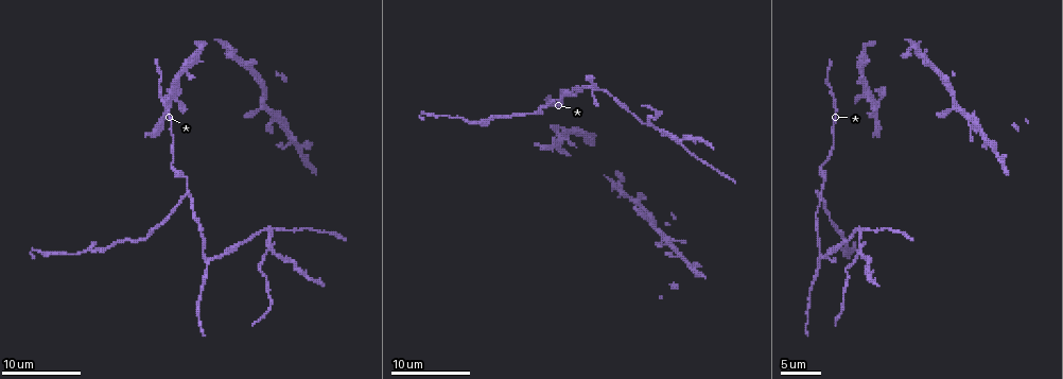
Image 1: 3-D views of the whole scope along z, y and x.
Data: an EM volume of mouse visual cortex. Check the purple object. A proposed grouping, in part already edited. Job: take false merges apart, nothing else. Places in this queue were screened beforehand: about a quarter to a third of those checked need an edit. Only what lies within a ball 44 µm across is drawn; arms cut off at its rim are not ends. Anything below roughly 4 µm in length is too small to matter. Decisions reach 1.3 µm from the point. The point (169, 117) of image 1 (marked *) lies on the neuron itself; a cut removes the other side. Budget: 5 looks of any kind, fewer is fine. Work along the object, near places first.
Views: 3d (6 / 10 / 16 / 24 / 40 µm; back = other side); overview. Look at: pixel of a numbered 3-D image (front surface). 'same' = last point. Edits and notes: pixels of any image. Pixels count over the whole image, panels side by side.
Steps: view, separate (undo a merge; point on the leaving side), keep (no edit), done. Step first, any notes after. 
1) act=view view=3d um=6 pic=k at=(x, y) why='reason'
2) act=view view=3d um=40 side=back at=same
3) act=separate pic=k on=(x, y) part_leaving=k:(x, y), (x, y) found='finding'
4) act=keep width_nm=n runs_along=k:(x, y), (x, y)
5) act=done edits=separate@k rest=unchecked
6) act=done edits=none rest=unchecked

act=view view=3d um=10 pic=1 at=(207, 261) why='three arms meet'

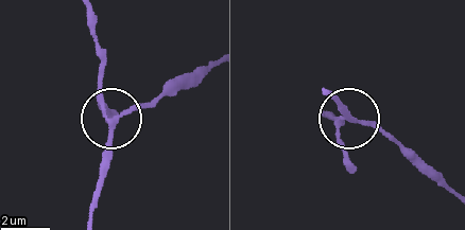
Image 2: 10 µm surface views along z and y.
act=view view=3d um=10 side=back pic=2 at=(116, 120) why='from behind'

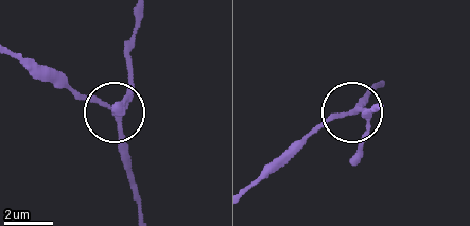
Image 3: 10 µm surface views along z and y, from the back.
act=keep side_arm_um=10 found='all the same neuron'

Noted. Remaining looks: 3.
act=view view=3d um=10 pic=1 at=(818, 196) why='branch point'

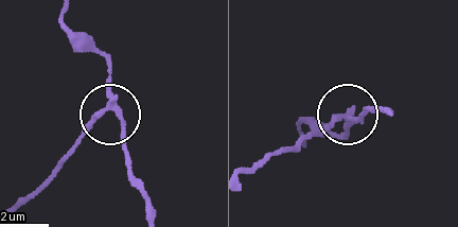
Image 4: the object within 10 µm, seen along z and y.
act=separate pic=4 on=(88, 131) side_arm_um=27 part_leaving=4:(106, 109), (11, 211) found='a second neuron is stuck on'

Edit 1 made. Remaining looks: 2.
act=view view=overview why='redraw'

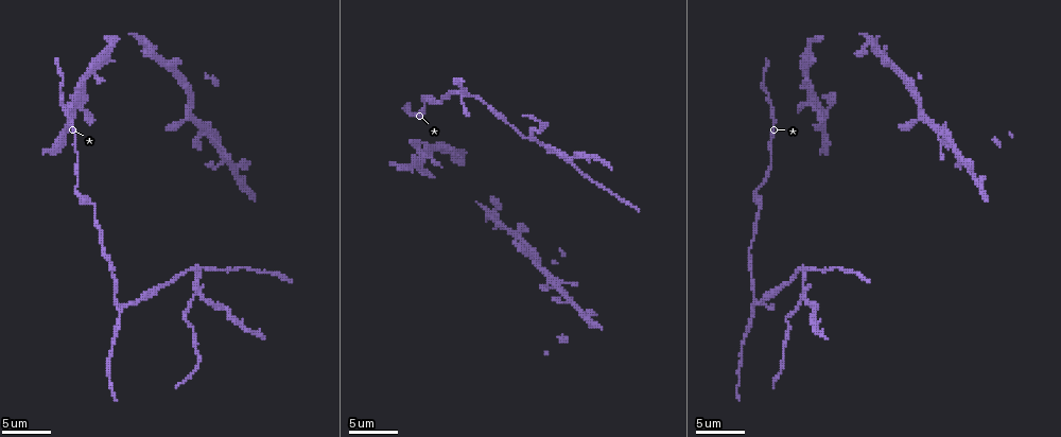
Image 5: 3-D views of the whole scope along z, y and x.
act=view view=3d um=6 pic=5 at=(814, 102) why='four-way junction'

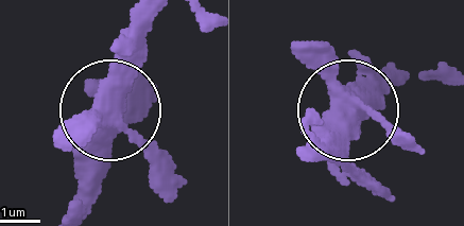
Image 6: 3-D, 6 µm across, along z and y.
act=keep arms=4 found='continuous, no second neuron'

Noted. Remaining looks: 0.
act=done edits=separate@4 rest=unchecked

